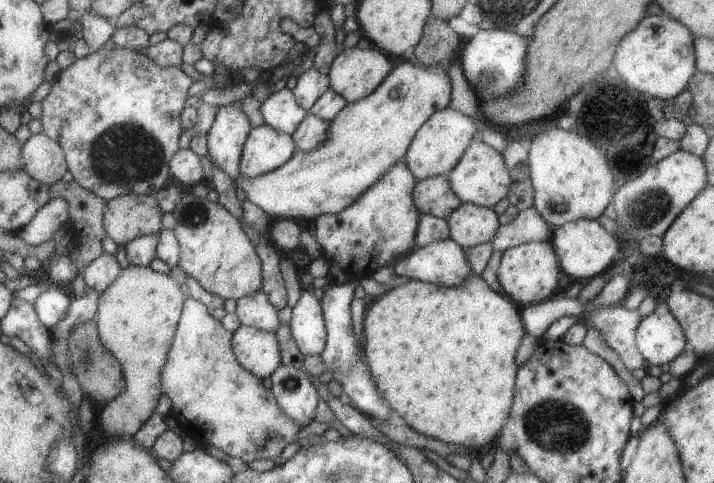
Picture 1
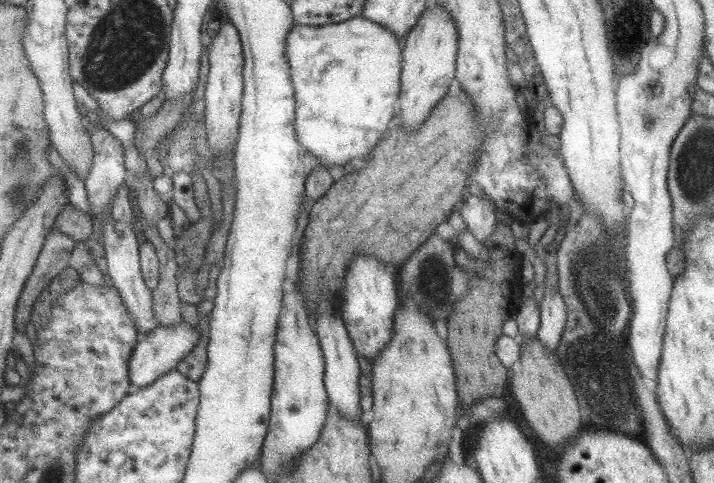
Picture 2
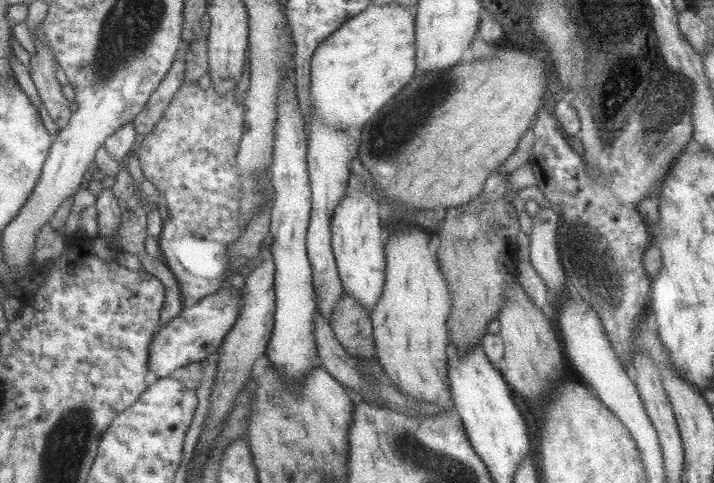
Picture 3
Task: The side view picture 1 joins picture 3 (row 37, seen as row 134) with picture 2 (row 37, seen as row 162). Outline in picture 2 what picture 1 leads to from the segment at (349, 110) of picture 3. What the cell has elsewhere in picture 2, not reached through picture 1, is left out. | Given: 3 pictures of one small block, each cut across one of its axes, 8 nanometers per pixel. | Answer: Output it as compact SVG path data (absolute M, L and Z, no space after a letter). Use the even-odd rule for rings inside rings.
M355 16L339 22L337 24L325 24L321 26L309 26L303 24L294 24L287 31L284 38L284 57L288 64L289 78L293 87L295 110L294 110L294 137L297 142L307 151L310 152L315 159L321 161L320 166L331 170L333 173L339 172L344 175L353 166L356 166L360 160L363 160L371 155L375 145L382 140L383 132L387 122L393 119L396 113L396 102L399 94L399 77L401 72L401 55L402 45L395 35L387 30L384 26L375 25L375 23L361 17Z

